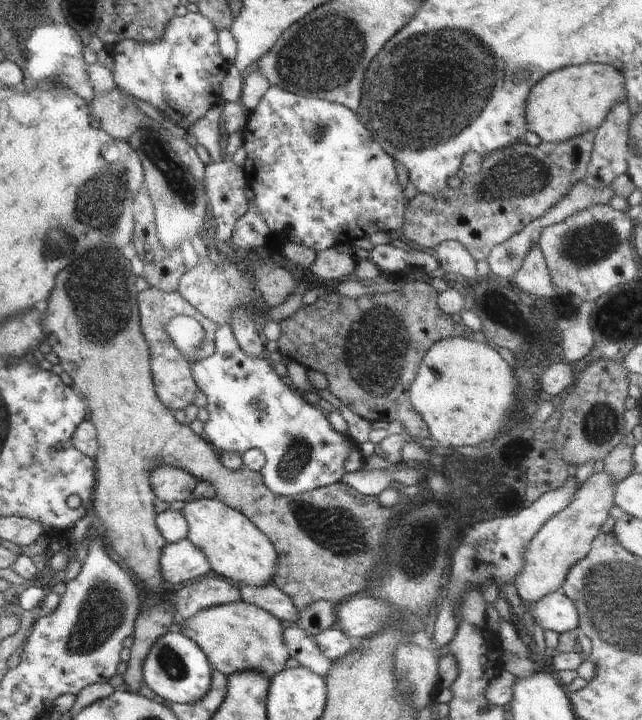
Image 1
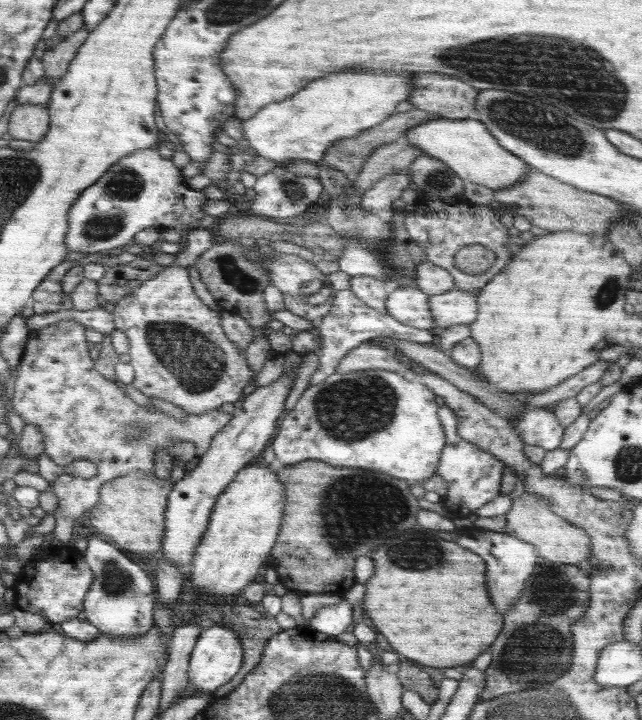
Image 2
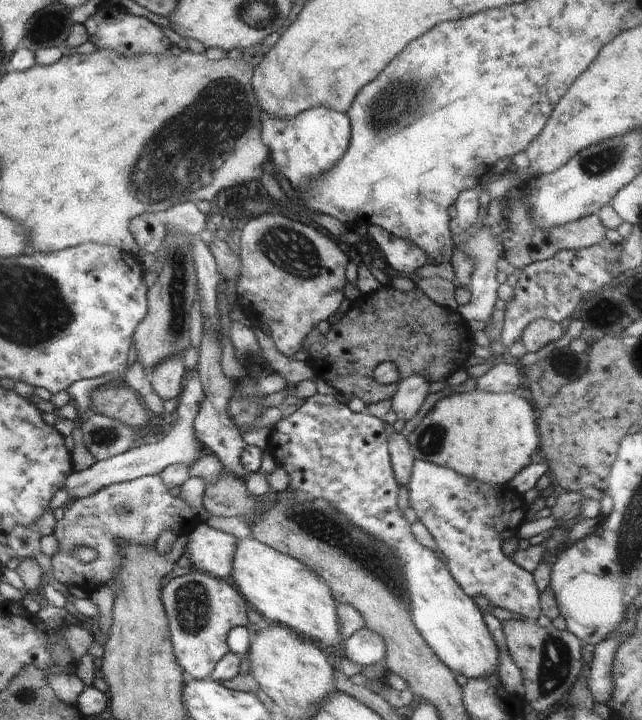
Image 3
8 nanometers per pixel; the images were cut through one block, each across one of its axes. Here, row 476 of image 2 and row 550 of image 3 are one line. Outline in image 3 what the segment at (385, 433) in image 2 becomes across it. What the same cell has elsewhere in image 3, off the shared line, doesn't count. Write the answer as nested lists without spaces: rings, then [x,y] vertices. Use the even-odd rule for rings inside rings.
[[[316,393],[305,399],[295,412],[281,418],[272,426],[264,451],[270,454],[276,466],[282,467],[290,476],[290,484],[286,490],[293,498],[290,504],[307,503],[314,499],[327,500],[352,527],[356,527],[364,535],[370,535],[371,539],[378,539],[379,543],[395,552],[399,570],[403,572],[403,579],[407,580],[411,621],[414,621],[423,639],[448,668],[468,679],[499,679],[500,647],[487,629],[482,611],[474,599],[458,586],[436,554],[416,541],[410,531],[411,525],[398,509],[397,496],[400,489],[392,472],[385,425],[384,421],[370,415],[366,410],[356,413],[348,407],[347,402],[340,403],[333,396]]]

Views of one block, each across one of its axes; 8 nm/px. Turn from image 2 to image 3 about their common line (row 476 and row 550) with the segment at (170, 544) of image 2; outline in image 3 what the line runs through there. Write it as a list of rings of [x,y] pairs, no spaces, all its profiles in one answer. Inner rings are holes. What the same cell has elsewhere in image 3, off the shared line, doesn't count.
[[[199,522],[198,525],[185,537],[183,553],[188,556],[193,569],[210,573],[219,579],[228,578],[232,572],[232,559],[236,550],[238,538],[230,533],[212,528],[205,522]]]

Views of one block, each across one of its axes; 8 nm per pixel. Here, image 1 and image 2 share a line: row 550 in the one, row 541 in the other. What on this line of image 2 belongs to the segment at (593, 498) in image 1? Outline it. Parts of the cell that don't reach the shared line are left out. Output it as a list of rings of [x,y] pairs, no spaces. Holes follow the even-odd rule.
[[[523,493],[513,500],[512,508],[505,516],[507,519],[505,533],[536,547],[540,561],[576,565],[590,560],[592,545],[586,532],[554,515],[548,500],[538,495]]]

